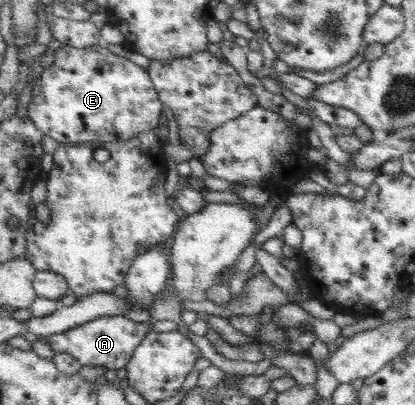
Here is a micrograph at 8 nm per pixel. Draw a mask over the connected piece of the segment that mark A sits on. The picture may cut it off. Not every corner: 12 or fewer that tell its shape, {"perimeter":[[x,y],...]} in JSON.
{"perimeter":[[124,315],[48,337],[56,353],[109,373],[154,329]]}

